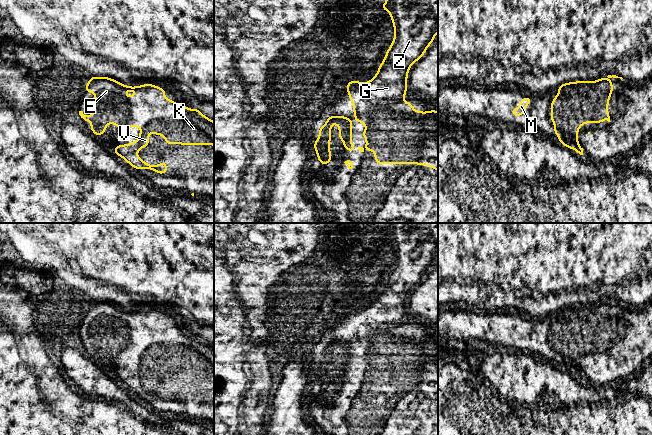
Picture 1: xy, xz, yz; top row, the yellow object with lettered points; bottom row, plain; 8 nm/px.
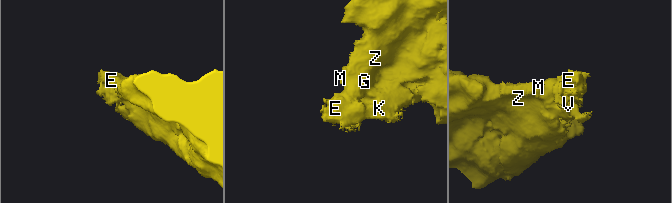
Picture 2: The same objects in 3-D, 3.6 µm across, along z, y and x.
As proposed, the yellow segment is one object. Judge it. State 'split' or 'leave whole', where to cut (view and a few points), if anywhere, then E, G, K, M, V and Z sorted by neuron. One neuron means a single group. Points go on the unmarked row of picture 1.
leave whole | no cut | E G K M V Z

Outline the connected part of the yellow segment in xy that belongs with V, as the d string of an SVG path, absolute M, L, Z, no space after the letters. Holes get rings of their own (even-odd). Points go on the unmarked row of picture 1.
M92 300L85 310L87 318L95 316L94 338L84 339L83 335L79 335L83 346L86 348L88 343L91 344L91 355L96 359L103 359L106 355L108 347L114 347L116 351L122 352L124 355L128 351L142 351L139 356L139 365L131 364L131 369L117 369L113 375L116 379L121 380L136 394L150 393L158 398L166 398L167 385L153 390L142 385L136 378L138 374L149 370L149 354L154 359L164 359L165 367L171 369L174 367L181 369L213 369L214 370L214 346L205 341L198 332L188 333L181 326L176 328L174 324L167 324L165 321L165 312L160 312L152 308L144 308L140 310L127 310L117 306L109 301ZM124 315L141 315L141 319L132 319L128 322L123 318Z

